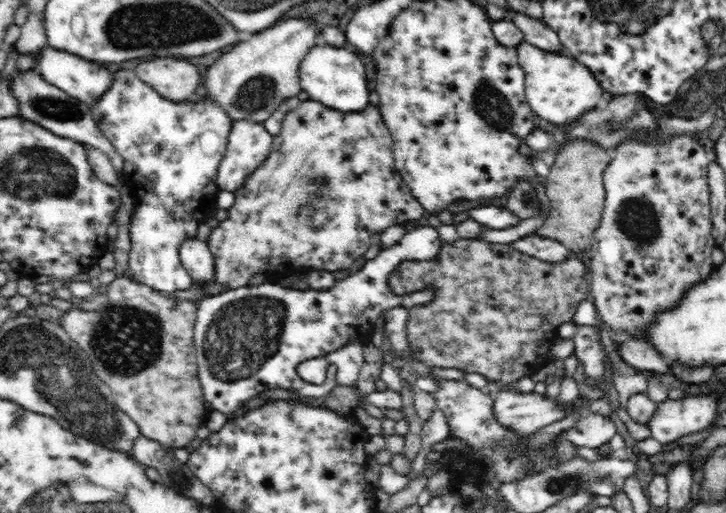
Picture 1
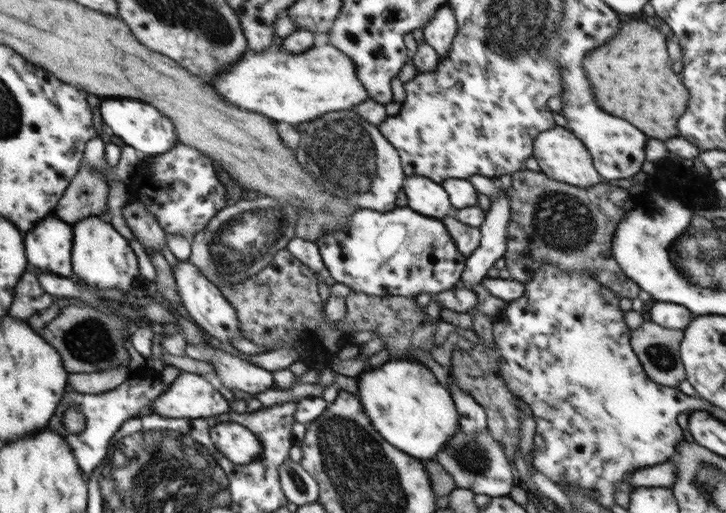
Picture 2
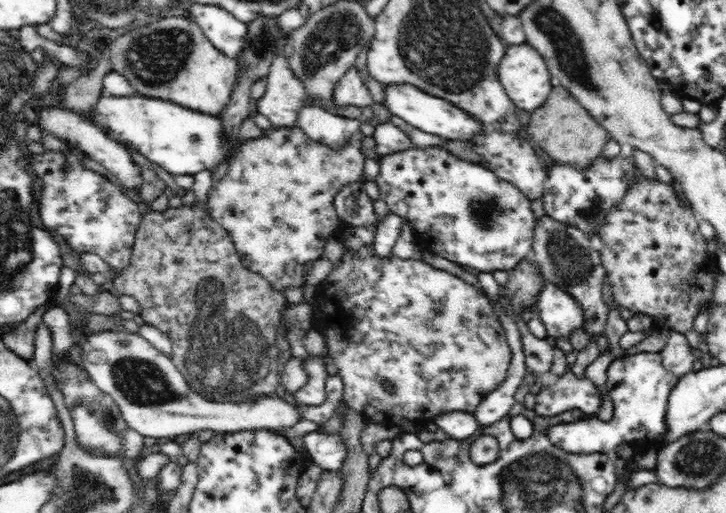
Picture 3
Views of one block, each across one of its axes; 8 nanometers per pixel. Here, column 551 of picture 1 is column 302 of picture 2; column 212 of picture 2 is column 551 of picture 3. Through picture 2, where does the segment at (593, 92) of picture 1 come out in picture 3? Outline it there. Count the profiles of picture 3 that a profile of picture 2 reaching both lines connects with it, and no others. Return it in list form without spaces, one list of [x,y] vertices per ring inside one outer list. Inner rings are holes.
[[[528,43],[507,45],[506,56],[502,58],[498,66],[498,78],[509,96],[509,99],[517,106],[523,114],[529,114],[544,104],[552,84],[550,84],[550,73],[546,68],[546,61],[540,53]]]

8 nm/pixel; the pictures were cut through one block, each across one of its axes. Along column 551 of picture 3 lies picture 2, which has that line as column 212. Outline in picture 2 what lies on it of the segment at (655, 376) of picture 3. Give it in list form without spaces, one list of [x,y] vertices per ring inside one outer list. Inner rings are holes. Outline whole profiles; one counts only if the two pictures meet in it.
[[[217,423],[210,428],[210,439],[225,458],[236,464],[255,460],[262,448],[254,433],[238,423]]]

